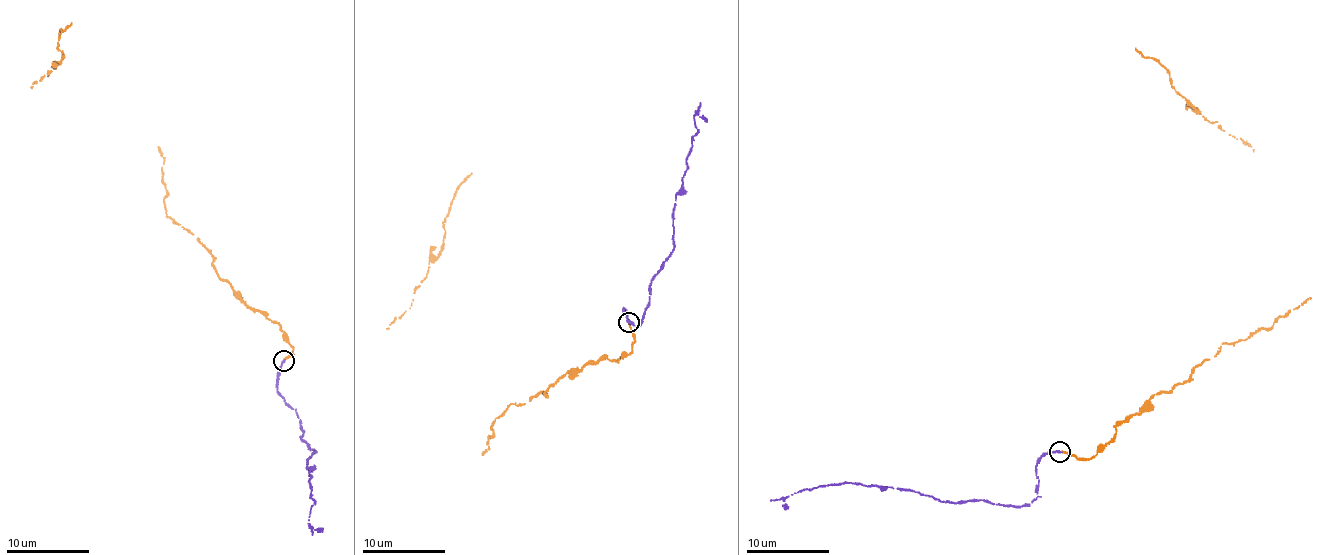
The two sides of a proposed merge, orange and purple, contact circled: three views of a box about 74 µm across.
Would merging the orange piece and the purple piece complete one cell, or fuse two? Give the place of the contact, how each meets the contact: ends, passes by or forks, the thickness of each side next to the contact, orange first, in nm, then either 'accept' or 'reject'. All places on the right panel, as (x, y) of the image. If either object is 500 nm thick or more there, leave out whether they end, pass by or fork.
place (1060, 451); orange ends; purple ends; calibres 190 and 240 nm; reject

